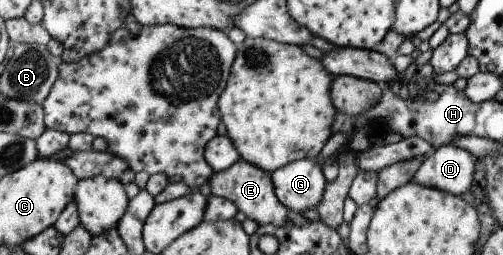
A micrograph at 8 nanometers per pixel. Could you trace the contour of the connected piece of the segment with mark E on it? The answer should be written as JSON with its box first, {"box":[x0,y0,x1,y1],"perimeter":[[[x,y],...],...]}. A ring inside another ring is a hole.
{"box":[206,158,288,227],"perimeter":[[[239,158],[230,167],[222,171],[212,172],[206,182],[209,183],[211,189],[210,195],[214,194],[230,200],[237,211],[242,211],[246,218],[251,219],[258,226],[280,227],[288,221],[286,219],[287,209],[276,199],[269,174],[242,158]]]}

